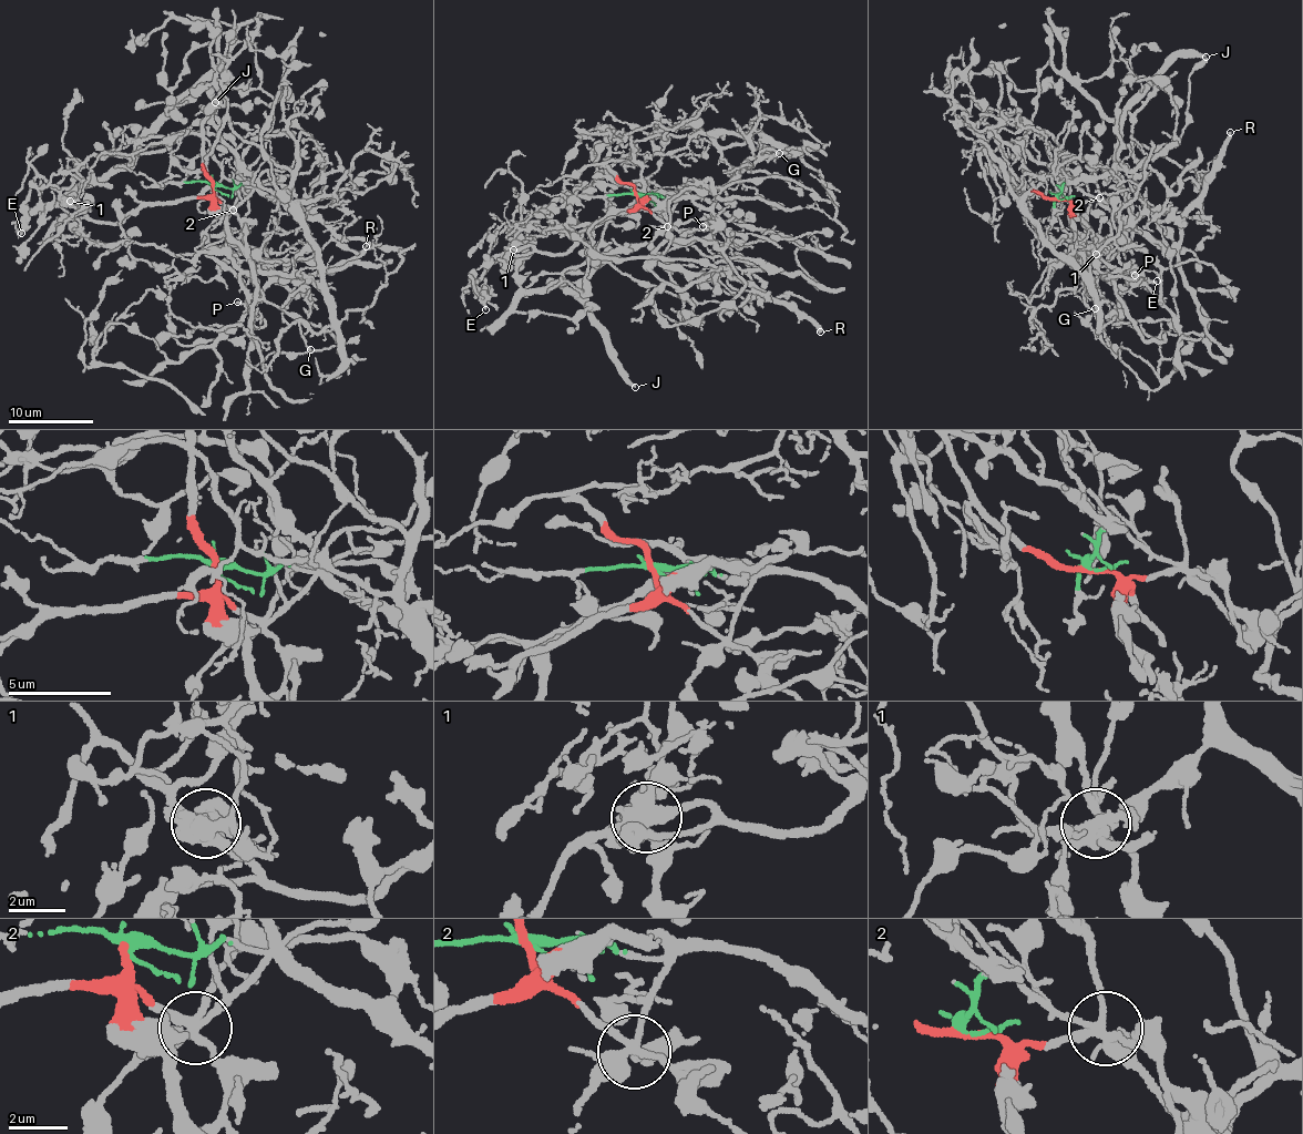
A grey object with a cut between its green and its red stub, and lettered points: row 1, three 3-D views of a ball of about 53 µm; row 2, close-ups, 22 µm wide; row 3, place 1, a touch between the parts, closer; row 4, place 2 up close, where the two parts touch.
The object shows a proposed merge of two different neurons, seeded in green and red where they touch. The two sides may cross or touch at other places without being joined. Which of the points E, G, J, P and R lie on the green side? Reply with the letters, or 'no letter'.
J, R

